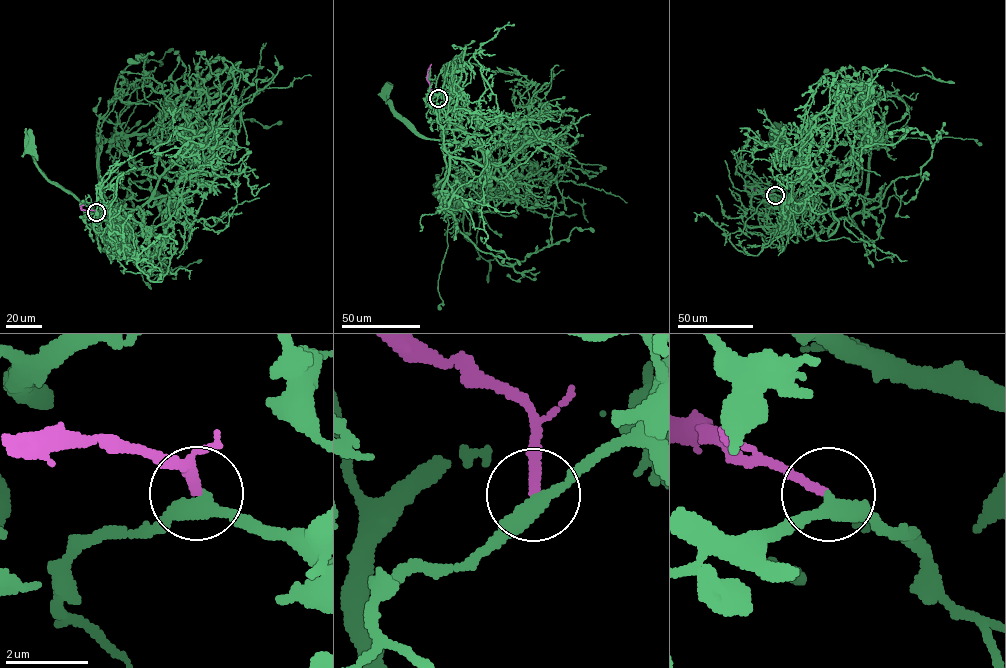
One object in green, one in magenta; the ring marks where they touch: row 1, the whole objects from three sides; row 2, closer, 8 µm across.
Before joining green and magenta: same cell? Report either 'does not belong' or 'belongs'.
belongs

